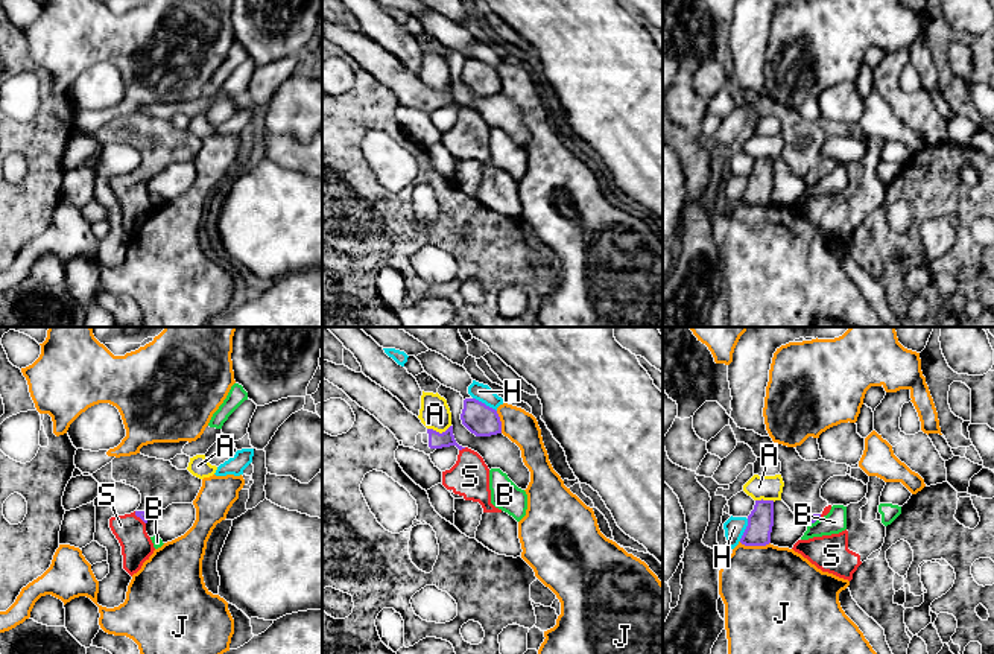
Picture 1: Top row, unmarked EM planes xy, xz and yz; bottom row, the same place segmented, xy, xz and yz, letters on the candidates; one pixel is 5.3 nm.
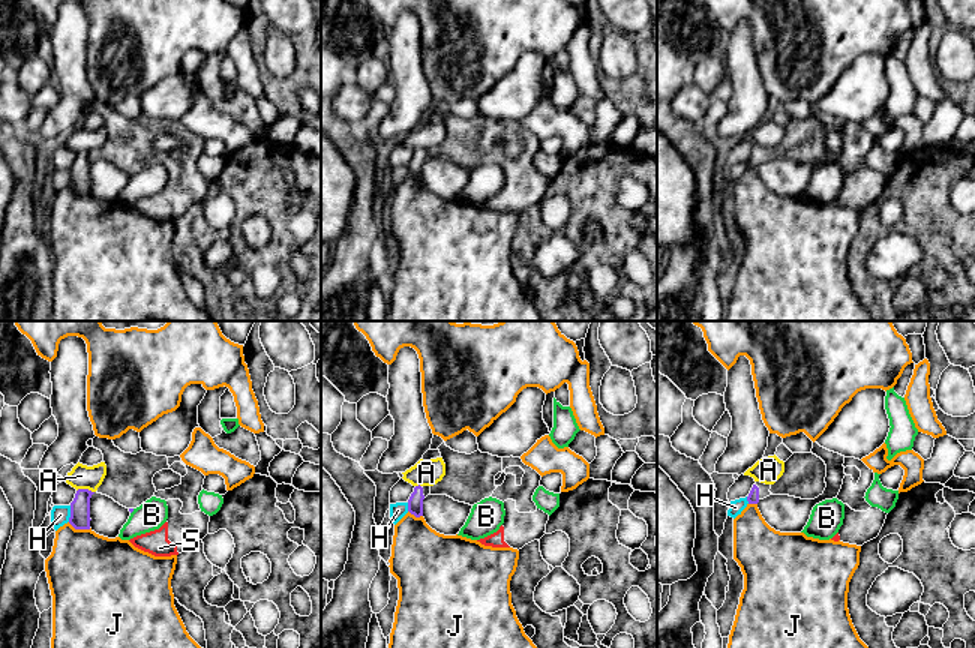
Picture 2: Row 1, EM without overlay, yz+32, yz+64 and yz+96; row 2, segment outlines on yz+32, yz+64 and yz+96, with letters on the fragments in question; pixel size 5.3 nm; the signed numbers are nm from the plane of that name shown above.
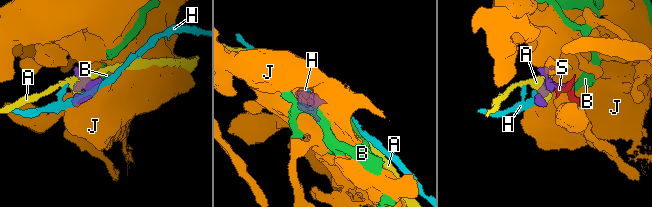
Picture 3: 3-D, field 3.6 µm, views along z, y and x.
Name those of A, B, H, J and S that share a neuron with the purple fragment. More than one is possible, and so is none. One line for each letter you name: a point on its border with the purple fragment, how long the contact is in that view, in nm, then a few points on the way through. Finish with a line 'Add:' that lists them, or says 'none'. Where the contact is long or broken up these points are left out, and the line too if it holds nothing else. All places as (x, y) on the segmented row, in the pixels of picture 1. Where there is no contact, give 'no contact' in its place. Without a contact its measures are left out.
S: contact xz (462, 447); length 40 nm
Add: S

